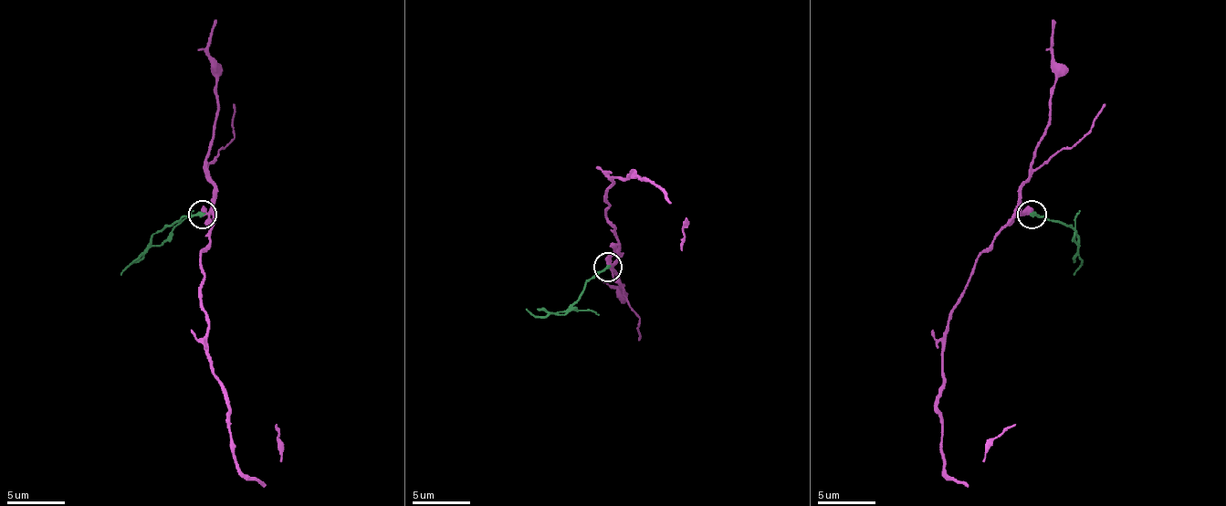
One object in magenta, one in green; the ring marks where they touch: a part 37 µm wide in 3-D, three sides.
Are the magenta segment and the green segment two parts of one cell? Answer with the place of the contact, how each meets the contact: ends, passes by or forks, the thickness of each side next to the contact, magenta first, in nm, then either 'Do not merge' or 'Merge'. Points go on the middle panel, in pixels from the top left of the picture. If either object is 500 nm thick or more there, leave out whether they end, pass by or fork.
Place: (608, 267). At the ring magenta ends. At the ring green ends. Thickness 480 nm (magenta) against 260 nm. Do not merge

